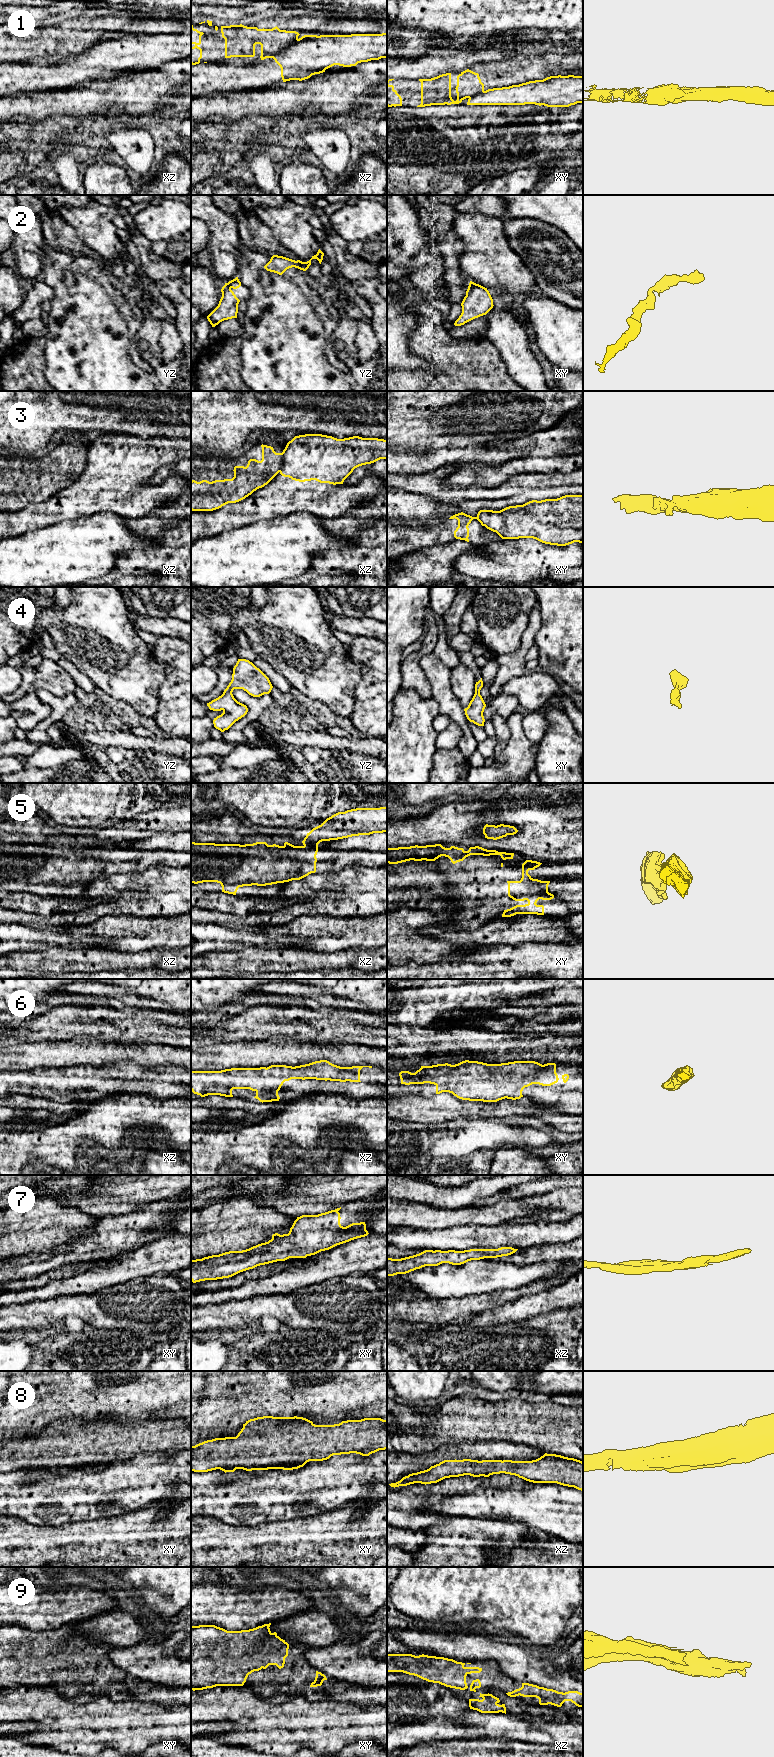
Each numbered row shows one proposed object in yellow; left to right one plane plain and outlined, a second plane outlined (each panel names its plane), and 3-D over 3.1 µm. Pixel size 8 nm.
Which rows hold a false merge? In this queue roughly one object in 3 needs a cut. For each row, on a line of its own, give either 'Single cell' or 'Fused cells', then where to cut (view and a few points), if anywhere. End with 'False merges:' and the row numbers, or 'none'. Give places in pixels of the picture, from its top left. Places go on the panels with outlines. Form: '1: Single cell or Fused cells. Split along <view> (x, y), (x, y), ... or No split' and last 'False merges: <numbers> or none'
1: Fused cells. Split along xz (297, 38), (292, 40), (273, 58)
2: Single cell. No split
3: Fused cells. Split along xz (283, 452), (283, 464), (279, 471)
4: Single cell. No split
5: Fused cells. Split along xz (317, 844), (304, 846)
6: Single cell. No split
7: Single cell. No split
8: Single cell. No split
9: Single cell. No split
False merges: 1, 3, 5

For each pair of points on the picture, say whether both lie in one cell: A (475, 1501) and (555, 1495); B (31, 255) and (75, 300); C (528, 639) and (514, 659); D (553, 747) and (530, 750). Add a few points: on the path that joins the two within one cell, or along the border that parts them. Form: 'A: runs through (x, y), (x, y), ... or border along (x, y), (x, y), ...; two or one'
A: runs through (495, 1501), (535, 1501); one
B: border along (48, 247), (43, 261), (41, 276); two
C: runs through (526, 644), (519, 654); one
D: border along (537, 745), (534, 767); two

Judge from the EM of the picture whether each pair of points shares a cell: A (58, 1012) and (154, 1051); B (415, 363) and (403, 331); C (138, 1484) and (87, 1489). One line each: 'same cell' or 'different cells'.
A: different cells
B: same cell
C: same cell

